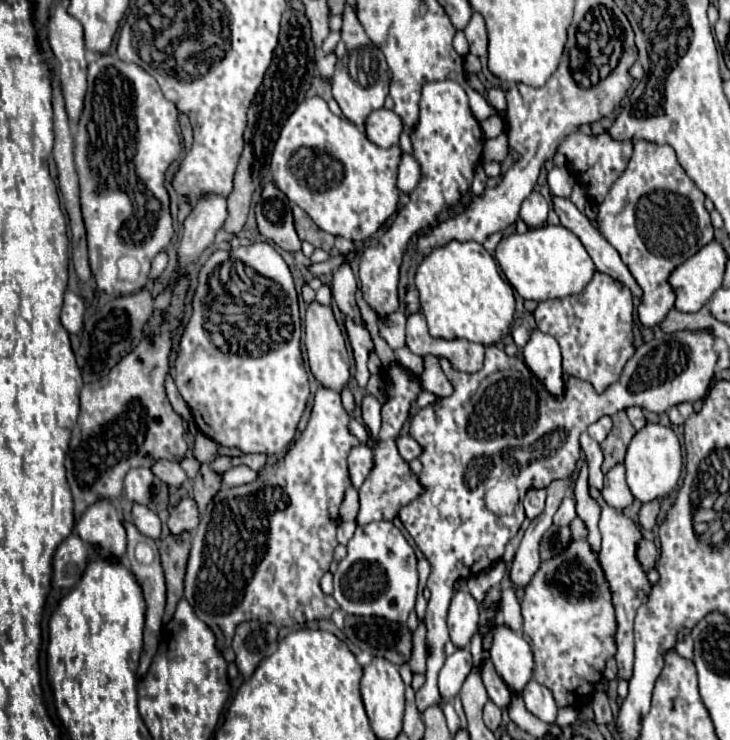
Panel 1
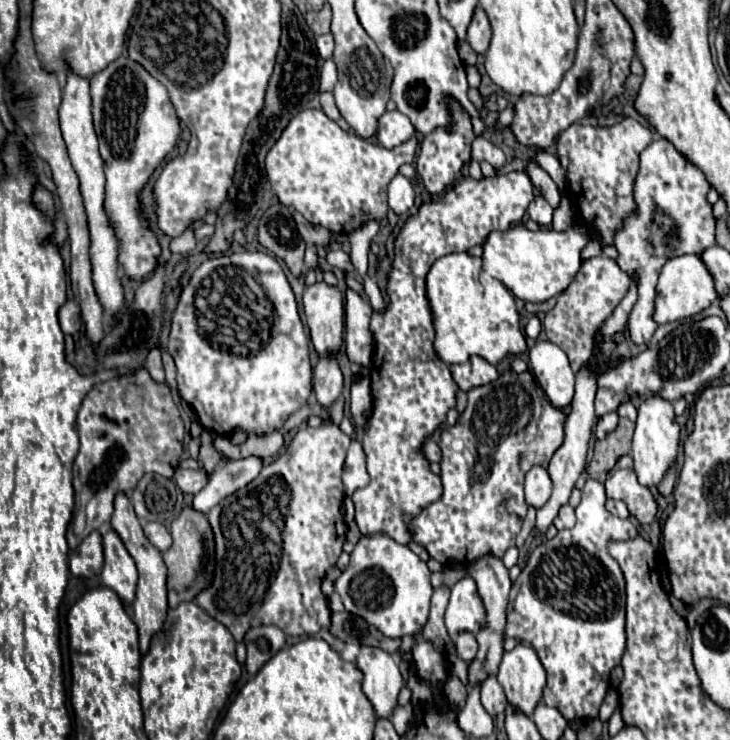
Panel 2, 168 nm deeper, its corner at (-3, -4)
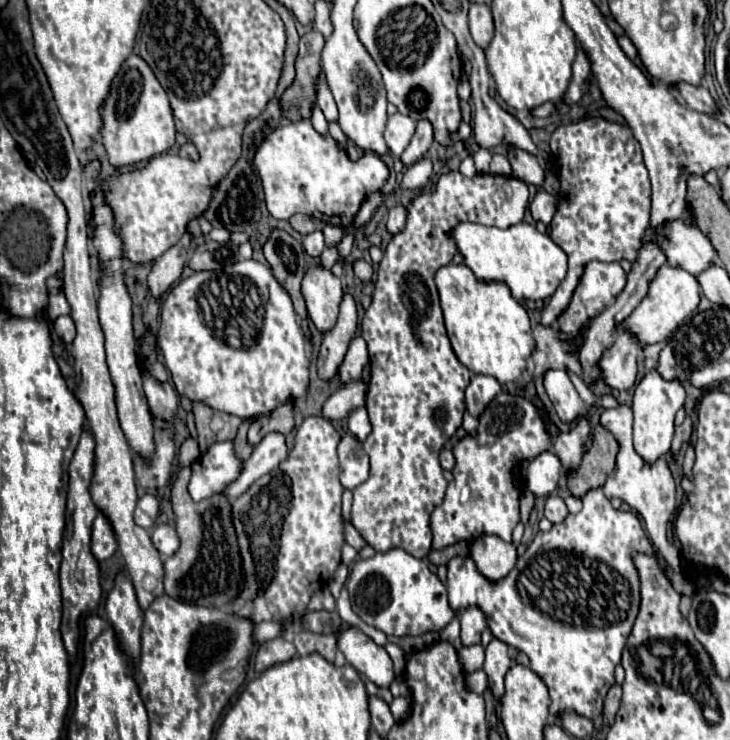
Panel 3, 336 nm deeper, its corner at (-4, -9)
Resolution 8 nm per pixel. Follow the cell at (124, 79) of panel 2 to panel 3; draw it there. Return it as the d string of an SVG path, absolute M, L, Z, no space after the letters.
M130 55L112 79L110 93L100 107L100 137L112 167L134 165L166 153L174 145L174 113L166 91L140 55Z

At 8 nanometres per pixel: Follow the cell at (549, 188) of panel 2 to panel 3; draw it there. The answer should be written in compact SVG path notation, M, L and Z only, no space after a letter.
M510 147L508 151L508 159L510 159L510 165L512 165L512 175L526 181L526 183L532 183L532 185L544 185L544 179L546 179L546 173L544 173L544 167L542 163L522 151L522 149L516 149L516 147Z

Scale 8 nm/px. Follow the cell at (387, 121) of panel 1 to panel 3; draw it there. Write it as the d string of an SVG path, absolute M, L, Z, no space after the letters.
M394 113L392 117L388 117L384 139L394 157L400 157L402 151L408 147L414 135L414 129L416 129L416 123L402 113Z

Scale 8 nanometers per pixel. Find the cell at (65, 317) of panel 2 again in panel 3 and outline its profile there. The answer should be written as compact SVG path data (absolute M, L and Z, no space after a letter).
M60 315L54 321L54 331L62 337L64 343L72 343L74 337L76 337L76 325L74 325L74 321L72 321L70 315Z

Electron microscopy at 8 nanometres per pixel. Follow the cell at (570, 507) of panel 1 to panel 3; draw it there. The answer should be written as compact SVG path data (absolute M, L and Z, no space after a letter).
M550 495L546 499L546 509L544 509L544 517L550 521L550 523L562 523L562 519L566 519L568 515L568 509L566 509L566 503L556 497L556 495Z

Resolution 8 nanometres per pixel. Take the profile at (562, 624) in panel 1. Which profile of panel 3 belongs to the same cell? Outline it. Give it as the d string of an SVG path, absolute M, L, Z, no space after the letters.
M592 489L582 497L582 511L570 513L562 523L552 525L548 533L538 533L526 553L516 561L516 567L500 583L488 583L476 569L470 557L454 557L448 563L448 599L458 613L466 607L482 607L486 611L492 637L502 639L508 647L524 651L530 657L530 667L546 683L550 691L550 719L558 721L566 711L578 713L594 721L602 715L602 703L608 689L614 685L614 669L620 663L622 649L632 631L640 607L640 581L632 563L636 551L654 557L654 549L632 511L612 509L602 489Z

